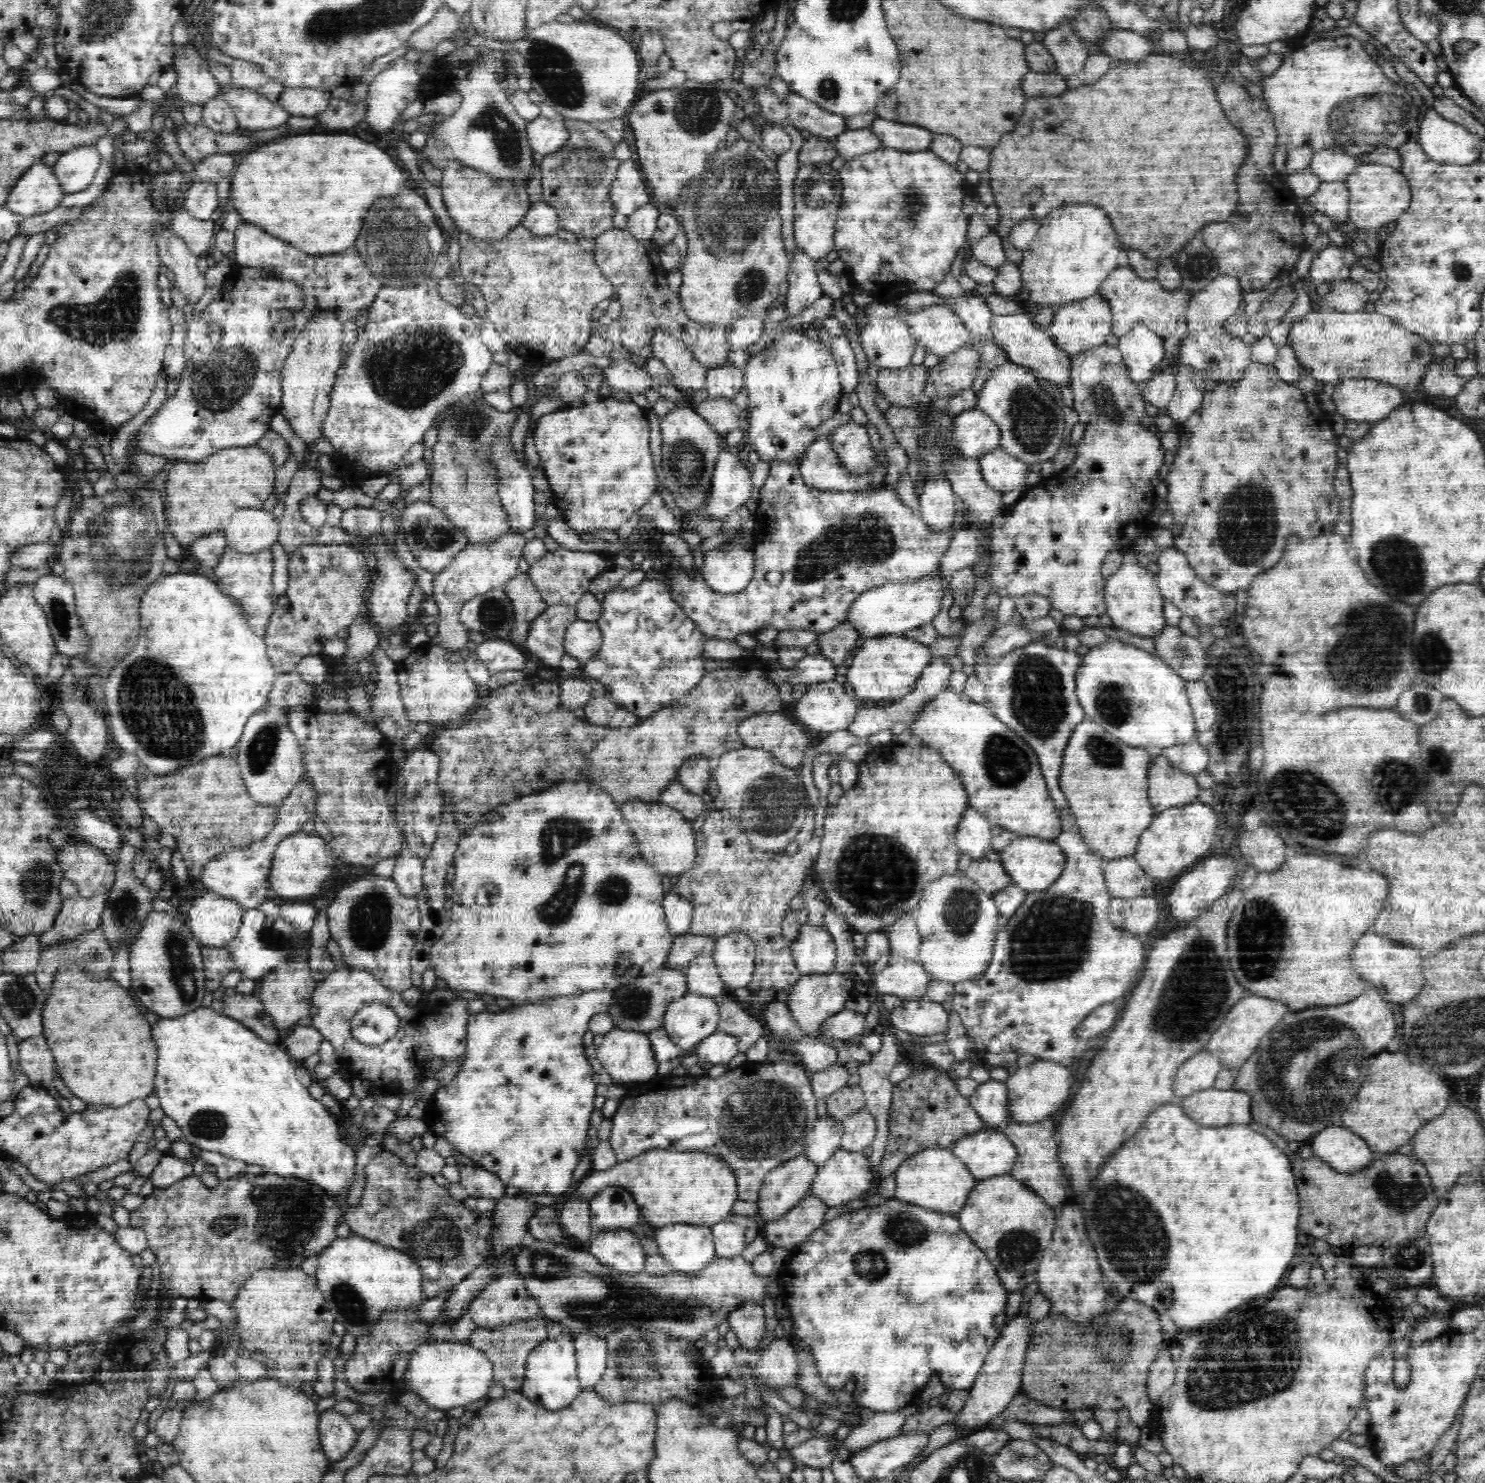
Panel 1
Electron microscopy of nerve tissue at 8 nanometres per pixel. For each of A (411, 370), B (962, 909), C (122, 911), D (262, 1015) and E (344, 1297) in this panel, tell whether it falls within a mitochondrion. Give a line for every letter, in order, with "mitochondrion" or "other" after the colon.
A: mitochondrion
B: mitochondrion
C: mitochondrion
D: other
E: mitochondrion

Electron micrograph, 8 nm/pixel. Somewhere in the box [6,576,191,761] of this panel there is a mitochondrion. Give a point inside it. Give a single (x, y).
(58, 611)

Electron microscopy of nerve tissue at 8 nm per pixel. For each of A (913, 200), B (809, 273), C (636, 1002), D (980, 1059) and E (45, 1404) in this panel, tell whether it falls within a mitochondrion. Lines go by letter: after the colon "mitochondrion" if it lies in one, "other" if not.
A: mitochondrion
B: other
C: mitochondrion
D: other
E: other

